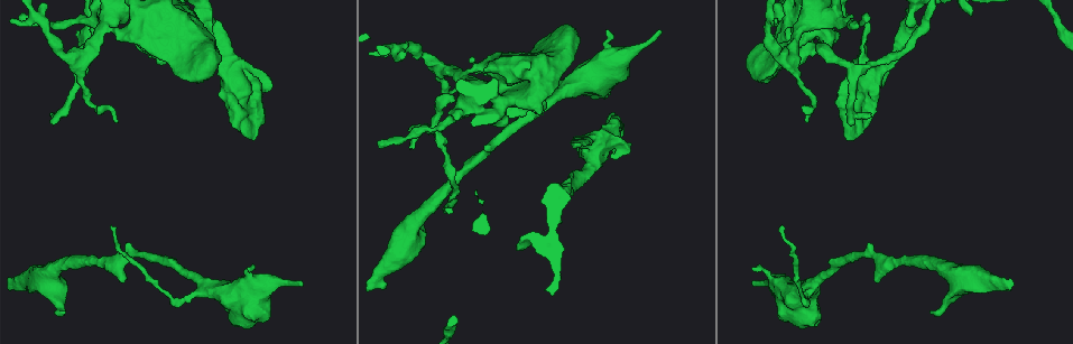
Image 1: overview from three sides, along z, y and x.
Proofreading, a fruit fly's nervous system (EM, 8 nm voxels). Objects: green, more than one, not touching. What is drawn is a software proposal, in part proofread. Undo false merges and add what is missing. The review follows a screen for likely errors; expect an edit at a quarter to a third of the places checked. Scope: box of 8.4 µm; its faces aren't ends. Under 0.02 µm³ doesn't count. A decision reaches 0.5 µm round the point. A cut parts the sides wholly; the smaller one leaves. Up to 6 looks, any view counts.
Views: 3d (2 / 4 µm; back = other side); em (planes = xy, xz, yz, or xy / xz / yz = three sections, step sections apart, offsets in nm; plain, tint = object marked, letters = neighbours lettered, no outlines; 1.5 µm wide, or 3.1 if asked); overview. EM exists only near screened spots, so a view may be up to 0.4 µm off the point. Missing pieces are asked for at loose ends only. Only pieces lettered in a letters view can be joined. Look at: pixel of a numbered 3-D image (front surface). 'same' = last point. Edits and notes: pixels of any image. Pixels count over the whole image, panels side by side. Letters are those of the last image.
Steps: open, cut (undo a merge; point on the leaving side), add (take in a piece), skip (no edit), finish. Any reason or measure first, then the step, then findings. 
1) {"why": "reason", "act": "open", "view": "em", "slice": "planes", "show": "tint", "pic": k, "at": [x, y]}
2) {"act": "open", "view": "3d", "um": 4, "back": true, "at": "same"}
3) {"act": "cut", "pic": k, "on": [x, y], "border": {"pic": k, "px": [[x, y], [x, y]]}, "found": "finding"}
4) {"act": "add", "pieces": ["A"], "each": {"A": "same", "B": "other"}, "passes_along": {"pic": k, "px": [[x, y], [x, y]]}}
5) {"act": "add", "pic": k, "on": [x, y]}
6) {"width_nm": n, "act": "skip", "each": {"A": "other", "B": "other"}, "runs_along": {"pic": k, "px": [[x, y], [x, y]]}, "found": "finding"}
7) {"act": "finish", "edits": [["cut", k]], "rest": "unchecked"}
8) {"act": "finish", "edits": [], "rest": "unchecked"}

{"why": "tapers out", "act": "open", "view": "em", "slice": "planes", "show": "tint", "pic": 1, "at": [380, 143]}

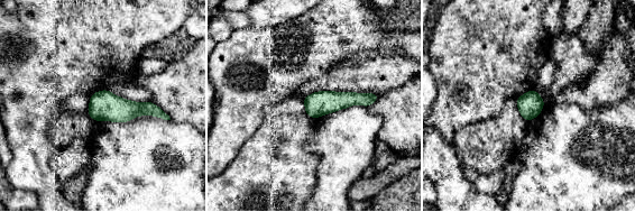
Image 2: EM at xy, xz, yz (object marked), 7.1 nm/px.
{"why": "see the neighbours", "act": "open", "view": "em", "slice": "planes", "show": "letters", "at": "same"}

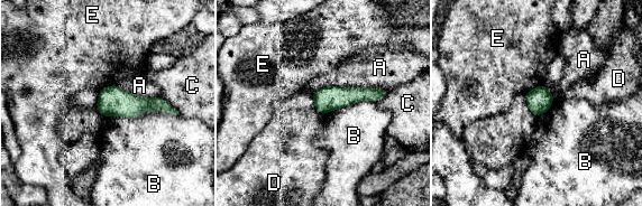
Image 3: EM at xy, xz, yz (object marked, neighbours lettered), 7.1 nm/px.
{"width_nm": 170, "act": "skip", "each": {"A": "other", "B": "other", "C": "other", "D": "other", "E": "other"}, "border": {"pic": 3, "px": [[179, 114], [147, 110], [104, 116]]}, "found": "none of them fits"}

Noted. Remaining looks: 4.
{"why": "tapers out", "act": "open", "view": "em", "slice": "planes", "show": "letters", "pic": 1, "at": [415, 146]}

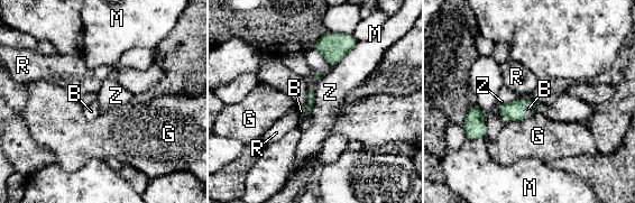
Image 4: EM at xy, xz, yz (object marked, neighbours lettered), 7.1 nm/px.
{"act": "add", "pieces": ["B"], "each": {"B": "same", "G": "other", "M": "other", "R": "other", "Z": "other"}, "found": "the neuron continues"}

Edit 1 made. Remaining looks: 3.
{"act": "open", "view": "overview"}

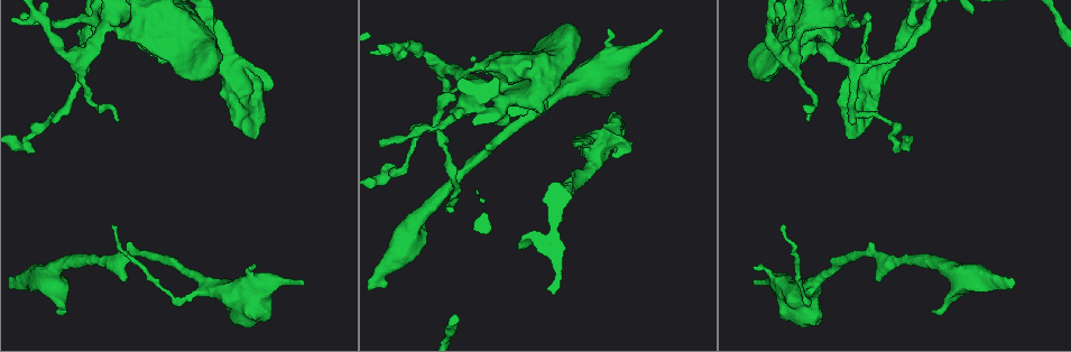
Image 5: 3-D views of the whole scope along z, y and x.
{"why": "sudden change in width", "act": "open", "view": "em", "slice": "planes", "show": "tint", "pic": 5, "at": [188, 298]}

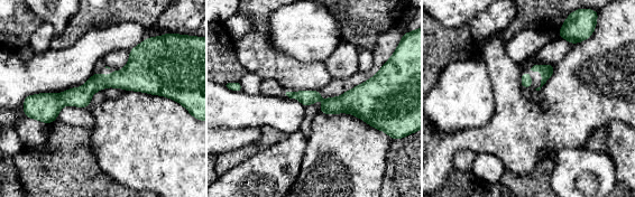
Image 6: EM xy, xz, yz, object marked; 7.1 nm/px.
{"why": "what lies round it", "act": "open", "view": "em", "slice": "planes", "show": "letters", "at": "same"}

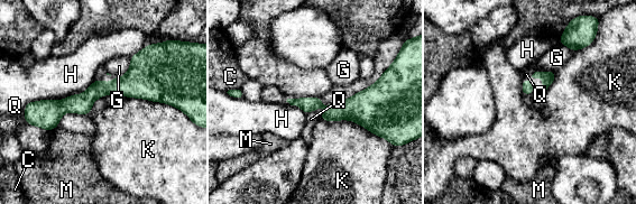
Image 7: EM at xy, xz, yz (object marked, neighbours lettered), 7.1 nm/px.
{"act": "skip", "each": {"C": "other", "G": "other", "H": "other", "K": "other", "M": "other", "Q": "other"}, "border": {"pic": 7, "px": [[56, 100], [29, 101], [24, 119]]}, "found": "one neuron here"}

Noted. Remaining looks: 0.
{"act": "finish", "edits": [["add", 4]], "rest": "unchecked"}

